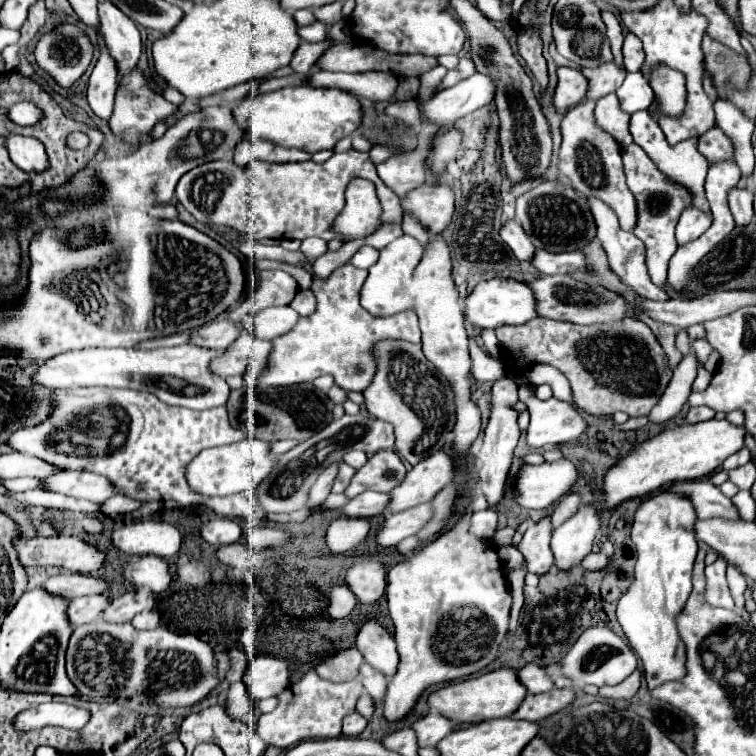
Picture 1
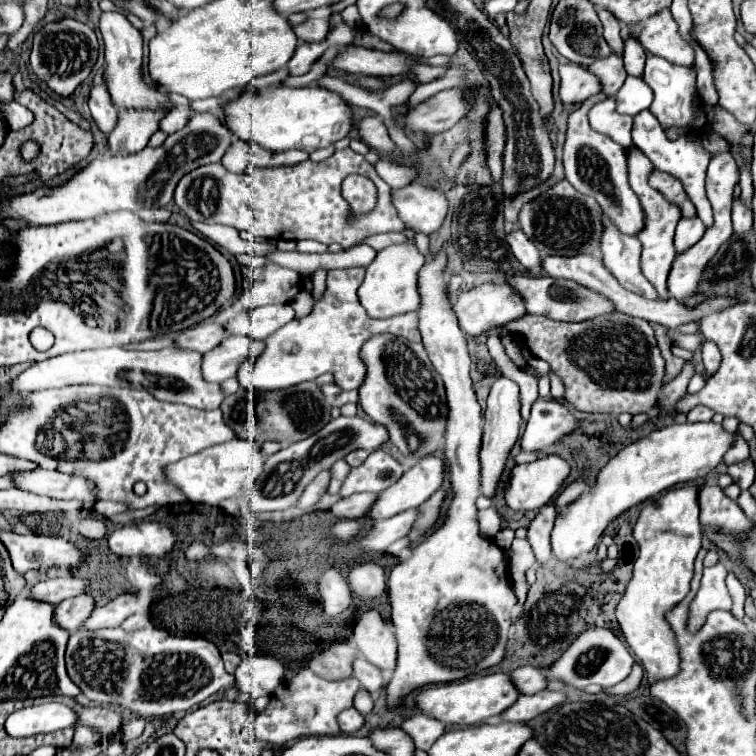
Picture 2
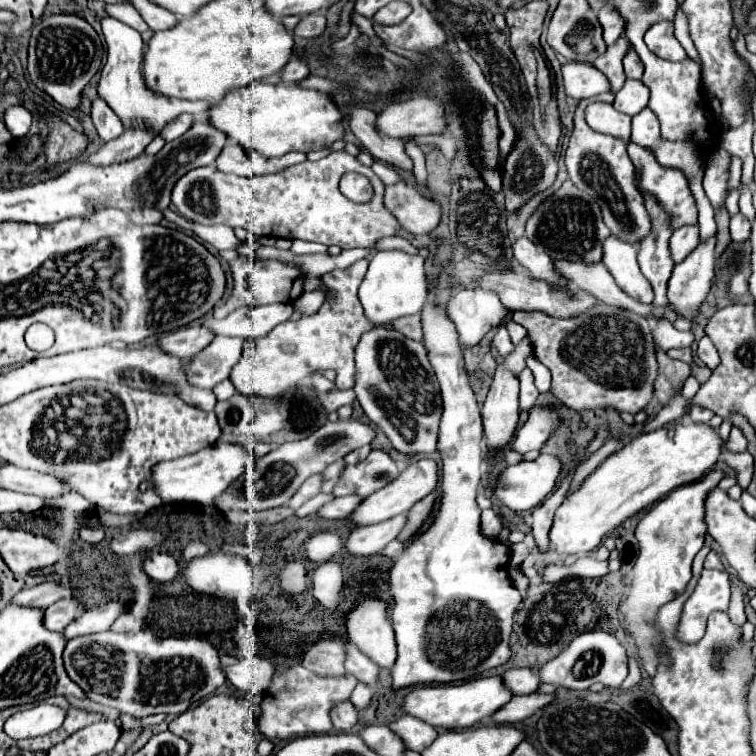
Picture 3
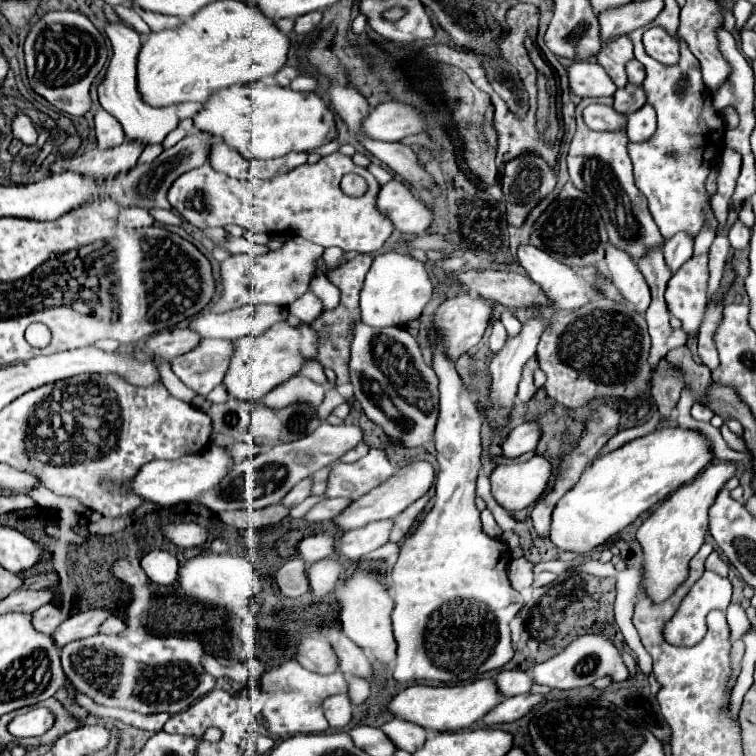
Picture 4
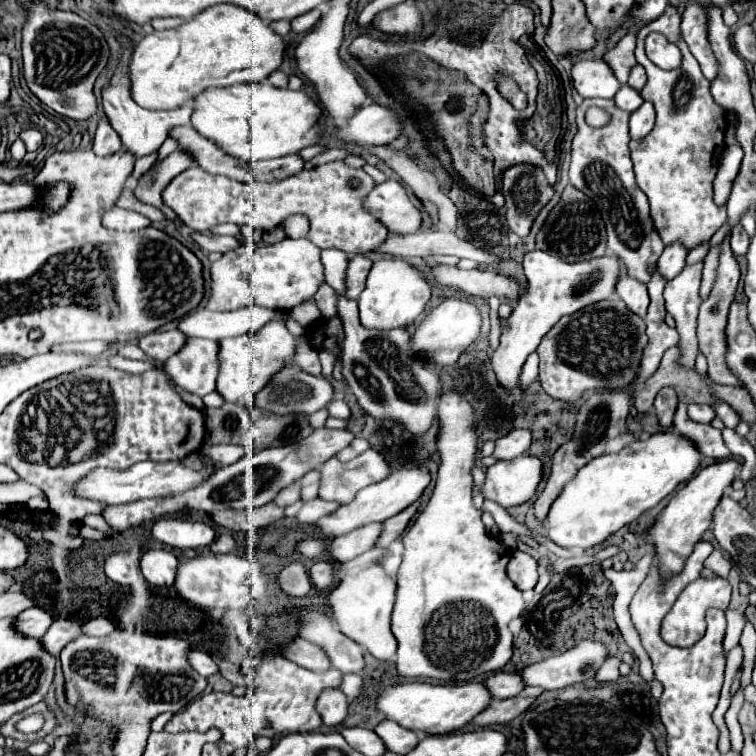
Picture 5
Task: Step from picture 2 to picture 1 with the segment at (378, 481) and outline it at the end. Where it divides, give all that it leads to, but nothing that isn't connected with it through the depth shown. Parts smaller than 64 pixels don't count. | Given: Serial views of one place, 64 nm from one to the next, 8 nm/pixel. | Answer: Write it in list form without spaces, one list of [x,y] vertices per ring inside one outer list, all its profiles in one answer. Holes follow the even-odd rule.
[[[380,450],[356,472],[344,494],[354,498],[366,490],[390,492],[404,480],[404,476],[406,468],[400,456],[394,450]]]

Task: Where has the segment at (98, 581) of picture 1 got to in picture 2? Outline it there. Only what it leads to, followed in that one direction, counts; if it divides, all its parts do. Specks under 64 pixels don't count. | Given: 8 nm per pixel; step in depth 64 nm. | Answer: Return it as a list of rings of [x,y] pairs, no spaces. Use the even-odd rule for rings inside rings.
[[[60,576],[60,578],[48,578],[32,588],[32,596],[50,602],[50,604],[60,604],[60,600],[80,596],[88,590],[90,582],[74,576]]]

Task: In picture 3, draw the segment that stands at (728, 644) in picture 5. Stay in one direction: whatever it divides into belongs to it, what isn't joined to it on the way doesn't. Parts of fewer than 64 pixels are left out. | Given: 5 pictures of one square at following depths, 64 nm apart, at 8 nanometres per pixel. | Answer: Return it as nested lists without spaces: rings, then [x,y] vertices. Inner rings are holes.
[[[730,582],[730,588],[732,588],[732,602],[730,602],[730,608],[728,608],[728,614],[732,618],[734,624],[744,624],[746,622],[746,614],[744,614],[744,594],[742,590]]]

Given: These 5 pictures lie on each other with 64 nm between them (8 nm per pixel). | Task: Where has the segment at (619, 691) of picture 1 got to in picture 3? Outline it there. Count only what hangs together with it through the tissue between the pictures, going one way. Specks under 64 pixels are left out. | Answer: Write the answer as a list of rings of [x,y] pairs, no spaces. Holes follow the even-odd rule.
[[[630,658],[630,674],[628,678],[620,684],[620,690],[628,690],[632,686],[636,686],[640,682],[640,666],[638,666],[638,660],[636,658]]]

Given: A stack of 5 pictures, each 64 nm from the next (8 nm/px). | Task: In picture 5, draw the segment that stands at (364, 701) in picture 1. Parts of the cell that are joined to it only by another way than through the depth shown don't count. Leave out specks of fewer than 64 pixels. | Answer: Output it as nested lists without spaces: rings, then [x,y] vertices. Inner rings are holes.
[[[344,674],[344,682],[342,682],[340,690],[348,698],[358,698],[362,694],[362,686],[364,686],[364,678],[360,674]]]

